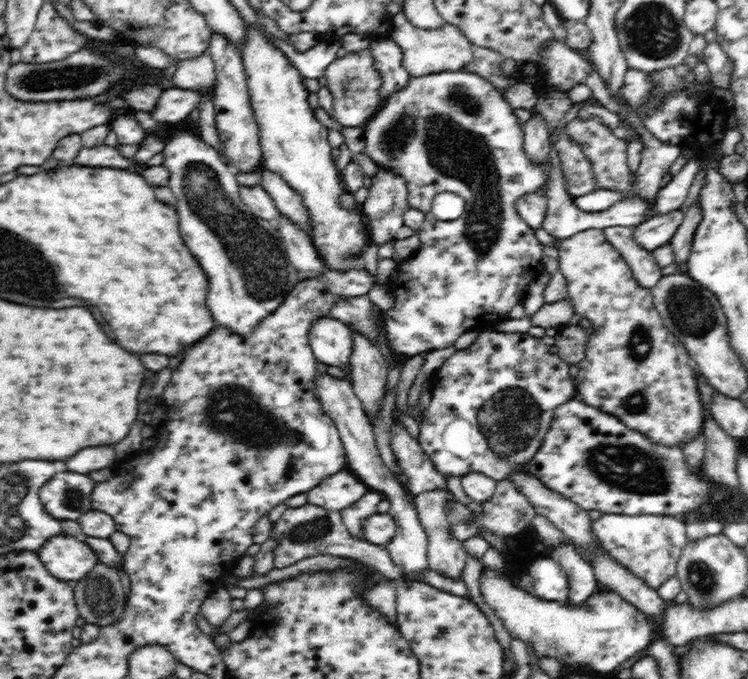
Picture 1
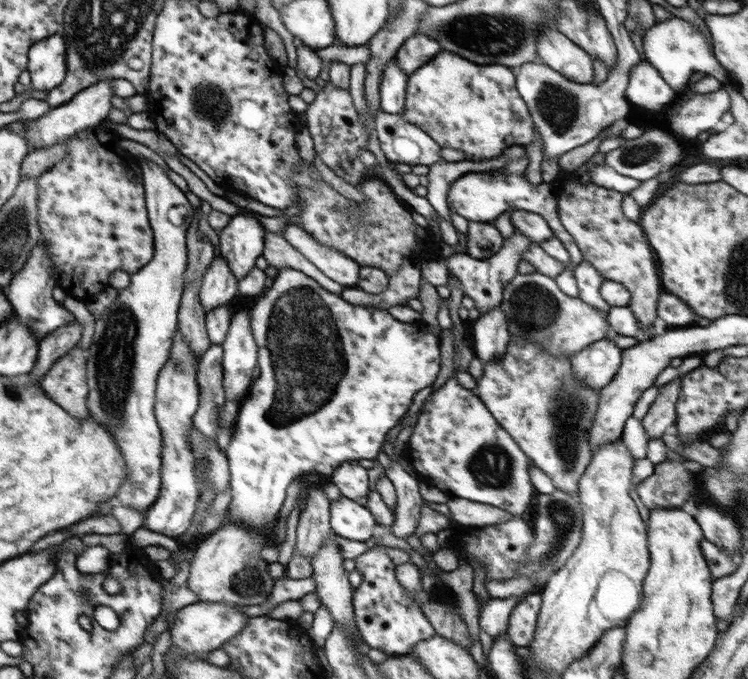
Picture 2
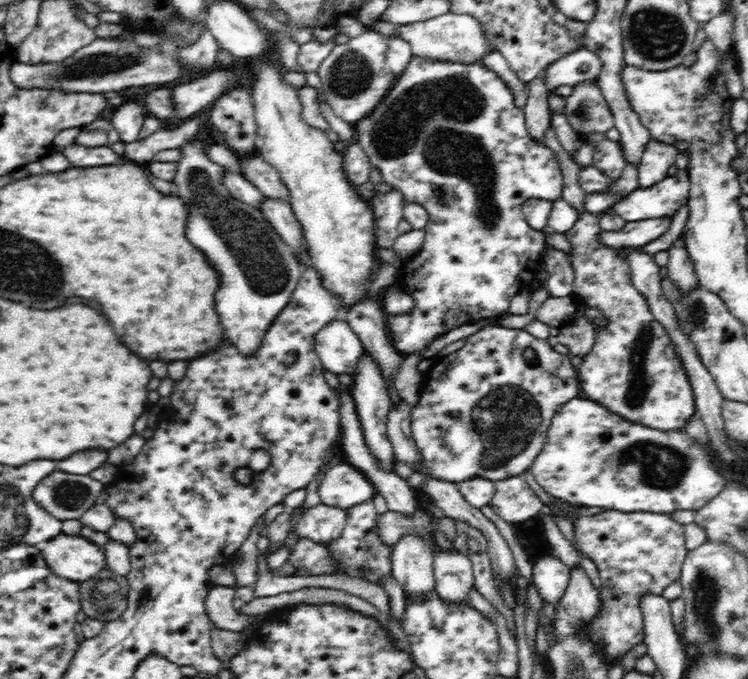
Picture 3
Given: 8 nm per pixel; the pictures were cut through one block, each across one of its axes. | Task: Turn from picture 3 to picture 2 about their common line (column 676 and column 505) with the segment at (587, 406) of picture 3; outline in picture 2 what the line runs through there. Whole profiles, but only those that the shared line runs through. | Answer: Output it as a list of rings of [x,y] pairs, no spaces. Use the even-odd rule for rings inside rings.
[[[458,366],[444,386],[434,389],[417,414],[414,431],[406,444],[406,457],[422,486],[434,486],[446,496],[460,497],[507,510],[514,516],[526,512],[536,496],[529,477],[529,458],[518,443],[498,425],[472,390],[460,386]]]

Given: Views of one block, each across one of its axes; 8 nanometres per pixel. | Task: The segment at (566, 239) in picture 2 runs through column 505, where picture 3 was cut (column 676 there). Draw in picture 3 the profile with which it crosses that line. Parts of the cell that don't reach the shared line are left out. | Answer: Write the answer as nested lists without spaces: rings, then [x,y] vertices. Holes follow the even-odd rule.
[[[687,169],[663,178],[648,188],[630,192],[612,206],[612,213],[625,221],[674,216],[689,199],[690,179]]]

